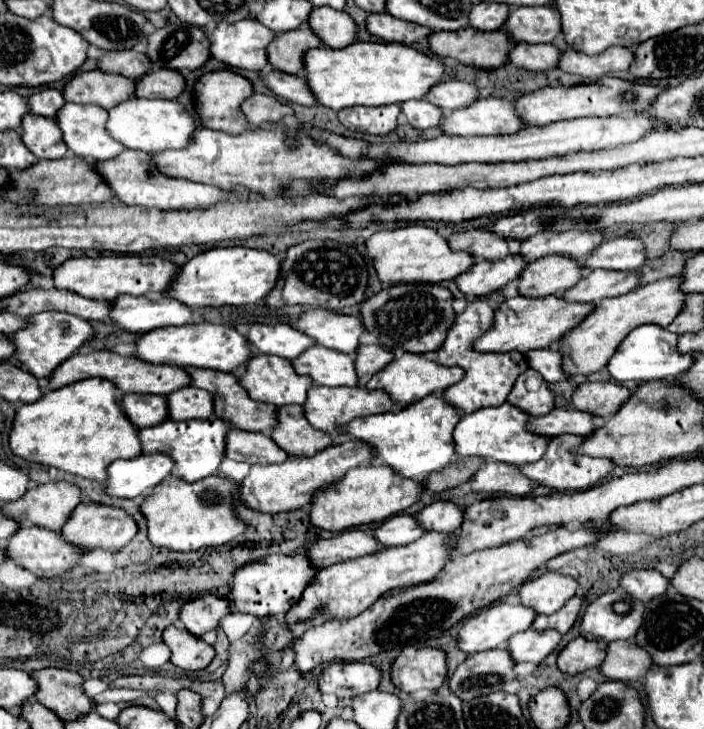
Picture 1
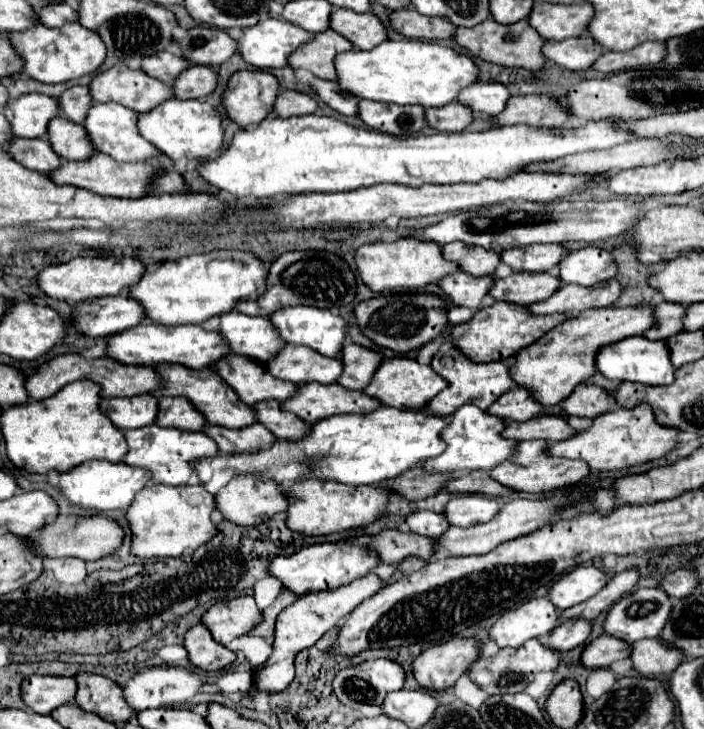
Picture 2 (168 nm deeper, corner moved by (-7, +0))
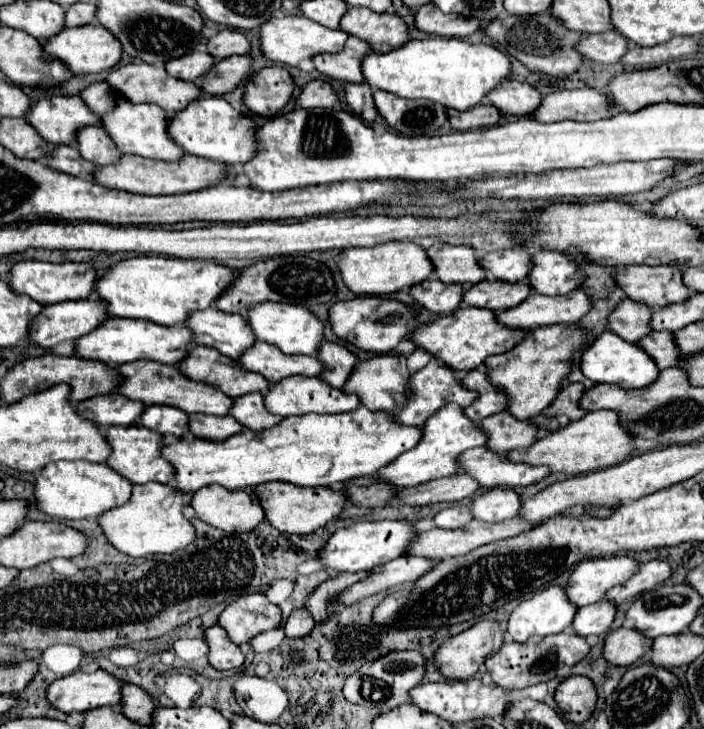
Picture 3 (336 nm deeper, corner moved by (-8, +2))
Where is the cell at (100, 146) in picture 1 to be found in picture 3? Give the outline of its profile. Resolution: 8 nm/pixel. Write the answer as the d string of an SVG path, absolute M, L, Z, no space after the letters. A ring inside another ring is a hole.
M122 97L116 99L114 109L104 113L102 117L104 131L112 137L120 153L132 153L146 159L162 159L162 161L178 161L182 157L182 149L166 135L166 125L170 115L164 113L158 105L136 105Z

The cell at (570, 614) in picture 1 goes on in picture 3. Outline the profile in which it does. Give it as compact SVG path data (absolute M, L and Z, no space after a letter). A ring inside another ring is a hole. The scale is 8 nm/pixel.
M650 561L646 565L640 565L640 569L624 583L624 585L616 585L608 595L604 595L606 601L612 601L616 605L640 595L640 593L646 593L650 589L654 589L656 585L660 585L664 579L670 577L670 565L666 561Z

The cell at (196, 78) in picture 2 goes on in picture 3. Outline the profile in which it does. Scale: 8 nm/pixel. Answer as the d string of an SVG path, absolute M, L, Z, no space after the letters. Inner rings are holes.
M228 57L222 61L216 61L212 69L204 77L200 77L198 87L202 95L224 95L232 91L248 73L250 69L250 57Z

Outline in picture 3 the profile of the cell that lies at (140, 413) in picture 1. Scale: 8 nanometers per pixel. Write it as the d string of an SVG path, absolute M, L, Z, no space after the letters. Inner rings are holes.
M120 393L92 397L76 405L76 411L96 425L132 425L142 417L144 409L140 401L120 397Z

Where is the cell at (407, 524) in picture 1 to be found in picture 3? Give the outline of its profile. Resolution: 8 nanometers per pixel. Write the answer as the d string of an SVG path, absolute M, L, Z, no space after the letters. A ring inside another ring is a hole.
M450 507L450 509L442 509L440 513L436 513L432 521L440 529L458 529L472 521L472 513L468 507Z

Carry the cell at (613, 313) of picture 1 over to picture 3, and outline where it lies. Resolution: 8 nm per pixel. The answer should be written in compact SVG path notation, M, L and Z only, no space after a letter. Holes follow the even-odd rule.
M548 325L548 329L534 329L514 349L488 357L488 377L492 385L502 387L510 401L508 411L520 421L528 421L540 415L564 387L566 377L572 371L572 357L588 345L588 333L580 325Z

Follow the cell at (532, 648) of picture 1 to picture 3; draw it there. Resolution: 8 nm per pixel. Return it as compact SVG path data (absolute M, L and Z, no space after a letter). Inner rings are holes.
M598 601L588 607L580 607L576 611L576 617L572 621L574 633L580 637L590 637L590 635L602 635L610 629L614 621L616 605L610 601Z

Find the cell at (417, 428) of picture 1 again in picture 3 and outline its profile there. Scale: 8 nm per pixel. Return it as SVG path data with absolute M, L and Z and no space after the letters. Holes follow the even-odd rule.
M360 405L354 411L348 413L338 413L338 415L318 415L318 413L308 413L300 417L286 417L282 419L276 427L264 429L264 431L242 431L232 437L228 437L222 443L212 443L204 439L196 439L192 443L188 441L178 441L172 445L166 445L162 449L164 457L176 467L176 481L178 489L184 493L196 493L204 485L218 483L224 485L226 489L244 489L244 487L256 487L262 483L270 481L284 481L300 487L330 487L334 483L348 483L354 477L364 477L364 475L374 475L386 465L390 465L398 455L404 451L410 451L420 443L422 429L420 427L410 427L410 425L400 425L394 415L382 413L382 411L368 411L364 405Z

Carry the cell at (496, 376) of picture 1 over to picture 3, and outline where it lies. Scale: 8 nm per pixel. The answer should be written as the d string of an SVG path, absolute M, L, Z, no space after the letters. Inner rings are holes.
M430 357L430 363L424 369L420 369L418 373L412 375L410 387L412 387L412 397L408 399L408 403L404 407L398 409L398 415L396 415L396 419L400 423L404 423L404 425L422 427L424 421L428 417L432 417L432 413L436 413L436 409L444 407L450 401L456 403L456 405L460 405L460 407L466 407L472 401L476 401L476 391L464 389L464 385L460 385L458 373L452 367L446 367L440 361L436 361L436 357Z

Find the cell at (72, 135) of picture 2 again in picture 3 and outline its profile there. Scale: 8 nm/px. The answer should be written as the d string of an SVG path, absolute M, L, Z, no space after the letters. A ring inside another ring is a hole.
M84 127L76 135L76 147L86 161L92 161L98 167L112 165L120 159L120 151L108 137L108 133L100 127Z

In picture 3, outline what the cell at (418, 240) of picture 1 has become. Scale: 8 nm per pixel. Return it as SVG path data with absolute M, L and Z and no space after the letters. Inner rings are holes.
M392 241L392 243L382 243L376 247L350 247L340 253L340 263L338 263L344 283L348 285L350 291L356 295L390 295L400 289L410 289L412 285L428 279L432 275L432 263L428 261L428 253L418 245L418 243L402 243L402 241Z

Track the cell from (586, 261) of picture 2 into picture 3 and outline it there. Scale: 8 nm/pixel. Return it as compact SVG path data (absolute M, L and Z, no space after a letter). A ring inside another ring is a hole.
M532 251L530 285L534 291L544 295L564 295L580 287L580 265L556 251Z

